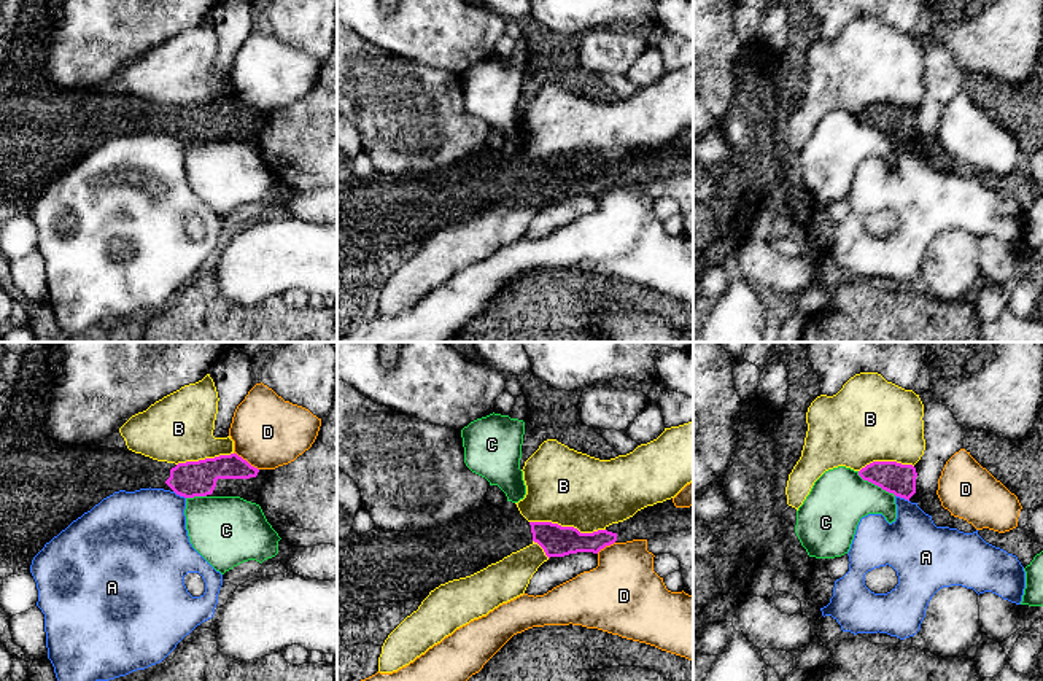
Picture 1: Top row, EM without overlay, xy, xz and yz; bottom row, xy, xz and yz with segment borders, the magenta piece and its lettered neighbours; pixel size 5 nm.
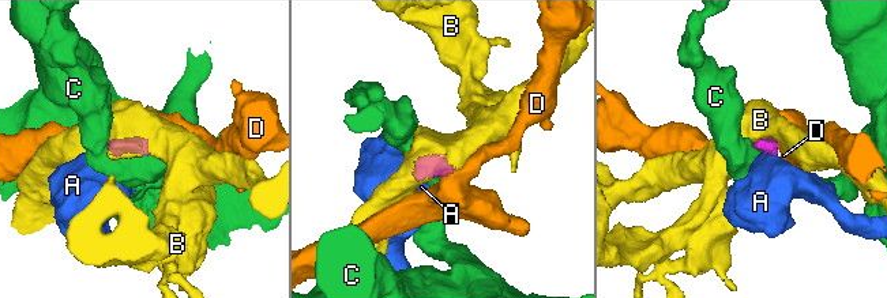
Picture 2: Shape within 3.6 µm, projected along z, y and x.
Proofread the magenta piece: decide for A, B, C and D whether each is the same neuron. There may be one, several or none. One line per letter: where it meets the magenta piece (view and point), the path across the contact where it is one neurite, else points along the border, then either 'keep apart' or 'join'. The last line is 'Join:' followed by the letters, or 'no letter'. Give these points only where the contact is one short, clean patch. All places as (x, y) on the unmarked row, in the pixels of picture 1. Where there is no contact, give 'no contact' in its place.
A: yz (902, 140) | along yz (895, 139), (908, 145) | keep apart
B: xz (568, 171) | along xz (530, 164), (573, 169), (581, 175), (604, 174) | keep apart
C: yz (876, 128) | along yz (857, 115), (864, 123), (895, 139) | keep apart
D: xy (245, 104) | along xy (234, 96), (258, 113) | keep apart
Join: no letter

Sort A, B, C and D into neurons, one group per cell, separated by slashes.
A / B / C / D

